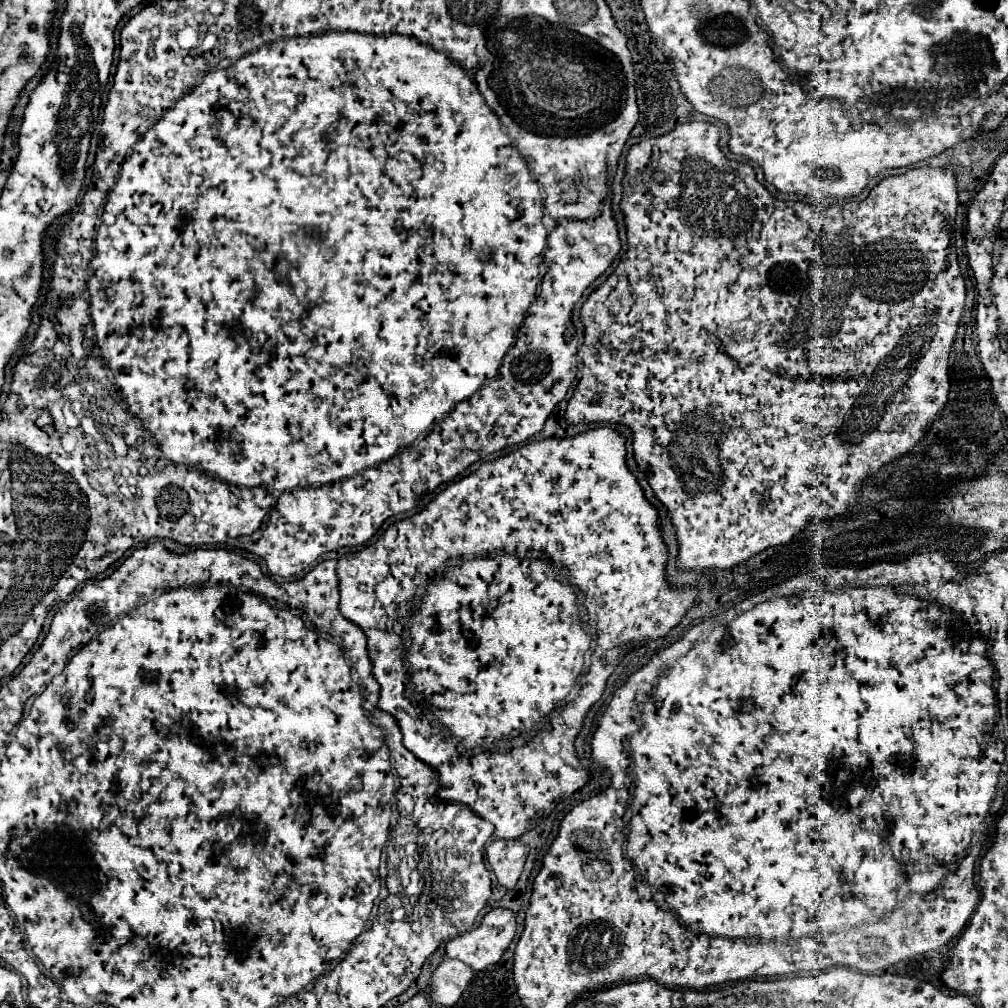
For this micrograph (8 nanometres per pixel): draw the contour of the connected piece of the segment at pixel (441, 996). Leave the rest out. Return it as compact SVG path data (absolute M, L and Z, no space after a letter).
M444 959L430 979L430 999L438 1005L454 1005L464 993L472 975L474 971L466 963L456 959Z

